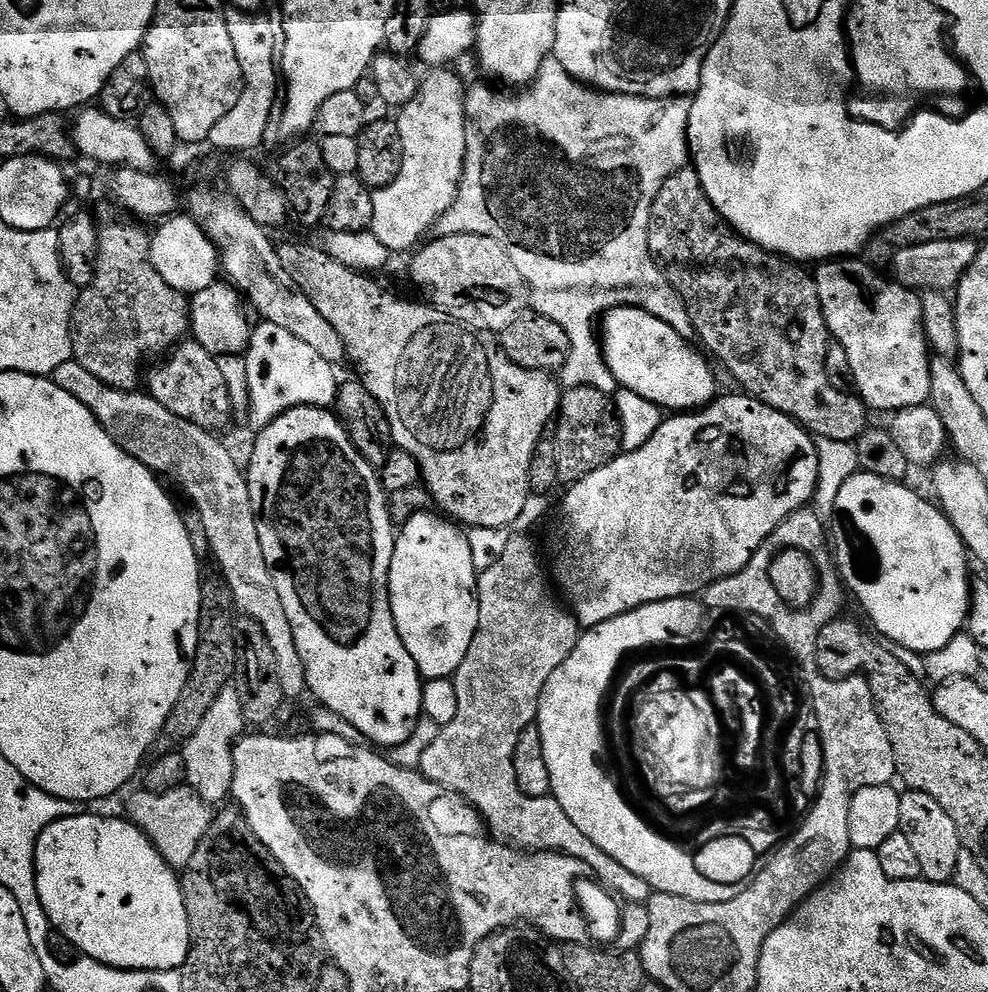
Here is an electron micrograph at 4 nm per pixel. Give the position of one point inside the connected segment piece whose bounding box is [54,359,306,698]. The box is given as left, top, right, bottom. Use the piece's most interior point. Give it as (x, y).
(148, 429)

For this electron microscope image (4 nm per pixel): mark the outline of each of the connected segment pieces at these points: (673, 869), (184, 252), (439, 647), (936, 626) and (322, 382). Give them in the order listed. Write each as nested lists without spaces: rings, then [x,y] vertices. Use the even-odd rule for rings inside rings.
[[[687,595],[679,596],[673,600],[663,600],[647,604],[641,608],[635,608],[633,612],[622,614],[618,618],[610,618],[610,622],[602,622],[598,626],[587,629],[581,635],[578,646],[550,674],[550,682],[542,690],[540,699],[540,715],[538,727],[542,734],[542,750],[546,750],[546,766],[550,766],[550,782],[552,783],[552,795],[556,797],[562,810],[570,814],[570,822],[594,842],[614,862],[622,862],[626,870],[638,874],[655,891],[665,892],[681,896],[694,902],[703,904],[717,904],[718,902],[730,902],[730,898],[738,898],[742,890],[746,890],[749,884],[756,879],[757,871],[764,867],[775,856],[782,843],[782,836],[776,832],[767,830],[756,831],[747,827],[729,827],[729,835],[710,841],[702,846],[699,856],[684,856],[684,852],[676,852],[672,844],[664,844],[664,840],[656,840],[640,820],[636,820],[636,812],[628,808],[628,804],[636,804],[640,796],[616,796],[616,788],[604,780],[604,772],[596,765],[596,752],[600,752],[600,692],[604,692],[604,684],[608,684],[608,676],[612,676],[612,668],[616,664],[628,664],[628,660],[636,660],[636,648],[656,648],[656,644],[692,644],[695,633],[704,632],[710,627],[709,609],[705,608],[699,599],[688,600]]]
[[[173,214],[163,221],[157,232],[151,233],[150,258],[154,270],[175,292],[195,294],[217,283],[221,271],[220,253],[197,221],[187,214]],[[181,215],[181,216],[180,216]],[[217,272],[217,276],[216,276]]]
[[[429,510],[399,525],[388,575],[390,606],[398,634],[425,681],[455,677],[462,666],[478,630],[477,579],[468,537],[451,519]]]
[[[859,471],[850,477],[842,490],[838,490],[836,503],[839,519],[844,519],[860,535],[860,540],[856,536],[849,538],[844,548],[844,561],[840,564],[841,574],[848,579],[849,590],[856,595],[857,602],[864,607],[873,626],[885,636],[885,641],[893,640],[893,645],[921,654],[942,650],[942,646],[946,646],[946,642],[954,639],[965,627],[965,585],[944,583],[948,576],[952,580],[958,579],[969,560],[964,539],[956,533],[943,511],[931,499],[926,499],[912,492],[905,483],[888,481],[872,473]],[[859,544],[868,548],[868,561],[865,564],[860,561],[860,552],[856,549]]]
[[[261,321],[253,327],[251,341],[245,355],[250,392],[248,424],[258,434],[267,423],[294,408],[331,407],[339,392],[340,380],[336,378],[335,365],[290,331]]]

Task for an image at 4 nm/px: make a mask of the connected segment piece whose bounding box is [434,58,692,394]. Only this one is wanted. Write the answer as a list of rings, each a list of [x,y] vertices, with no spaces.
[[[549,58],[542,62],[536,79],[525,87],[517,96],[507,96],[504,92],[495,92],[484,84],[476,84],[467,89],[464,97],[464,117],[466,118],[466,158],[464,173],[460,179],[460,189],[446,214],[438,218],[434,232],[437,237],[457,236],[457,234],[474,234],[494,238],[510,254],[510,262],[518,266],[524,283],[531,292],[529,301],[537,315],[550,318],[566,330],[572,343],[572,352],[568,363],[562,369],[562,380],[571,388],[597,388],[609,394],[617,391],[618,385],[614,374],[609,370],[604,360],[601,341],[598,339],[597,322],[612,308],[639,307],[654,314],[660,321],[671,327],[676,324],[686,324],[691,321],[691,311],[680,295],[673,290],[663,269],[658,267],[652,252],[648,249],[648,235],[652,221],[652,208],[656,204],[662,186],[675,172],[683,170],[690,160],[688,150],[688,115],[692,102],[688,96],[667,96],[665,100],[631,96],[617,92],[602,92],[587,84],[575,80],[562,66],[562,62]]]

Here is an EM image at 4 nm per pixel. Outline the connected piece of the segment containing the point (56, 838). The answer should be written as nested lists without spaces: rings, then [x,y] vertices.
[[[77,814],[74,816],[64,816],[61,820],[56,820],[42,834],[36,843],[36,885],[38,886],[38,898],[48,915],[48,923],[53,929],[56,928],[77,948],[80,954],[90,959],[97,960],[102,964],[107,964],[110,968],[122,968],[141,973],[144,968],[172,968],[179,969],[183,960],[188,956],[188,945],[190,937],[188,935],[188,915],[186,906],[182,903],[184,889],[182,887],[181,877],[177,869],[171,868],[160,851],[152,845],[148,835],[141,828],[127,819],[115,820],[108,816],[83,816]]]

